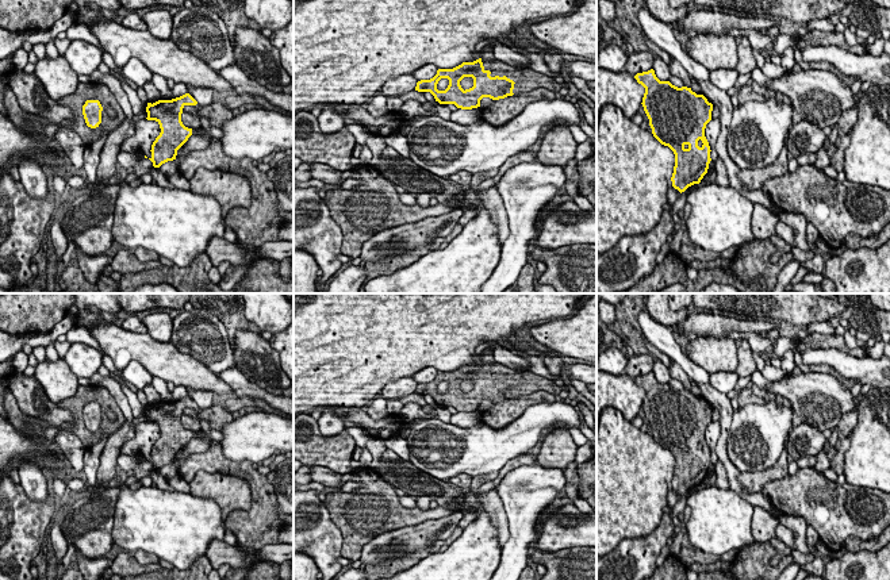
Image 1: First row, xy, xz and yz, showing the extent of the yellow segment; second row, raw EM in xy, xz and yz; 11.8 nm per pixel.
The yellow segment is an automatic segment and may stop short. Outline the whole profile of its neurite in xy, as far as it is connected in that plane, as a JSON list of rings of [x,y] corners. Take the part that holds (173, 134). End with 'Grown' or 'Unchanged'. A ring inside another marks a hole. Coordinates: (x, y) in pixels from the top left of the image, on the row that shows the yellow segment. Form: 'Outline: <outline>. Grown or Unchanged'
Outline: [[[185,93],[172,100],[158,100],[147,103],[147,120],[156,120],[160,124],[161,132],[151,145],[151,157],[154,168],[160,168],[168,161],[176,160],[177,150],[192,135],[192,128],[188,128],[181,122],[183,108],[185,105],[196,105],[197,101]]]. Unchanged

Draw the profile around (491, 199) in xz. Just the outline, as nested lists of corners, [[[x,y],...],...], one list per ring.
[[[491,169],[484,173],[475,173],[472,174],[469,188],[480,195],[483,207],[490,212],[491,220],[498,228],[496,235],[499,245],[502,246],[510,235],[509,216],[505,208],[503,199],[498,191],[498,187],[491,187],[483,191],[477,188],[483,181],[494,178],[496,174],[498,169]]]

